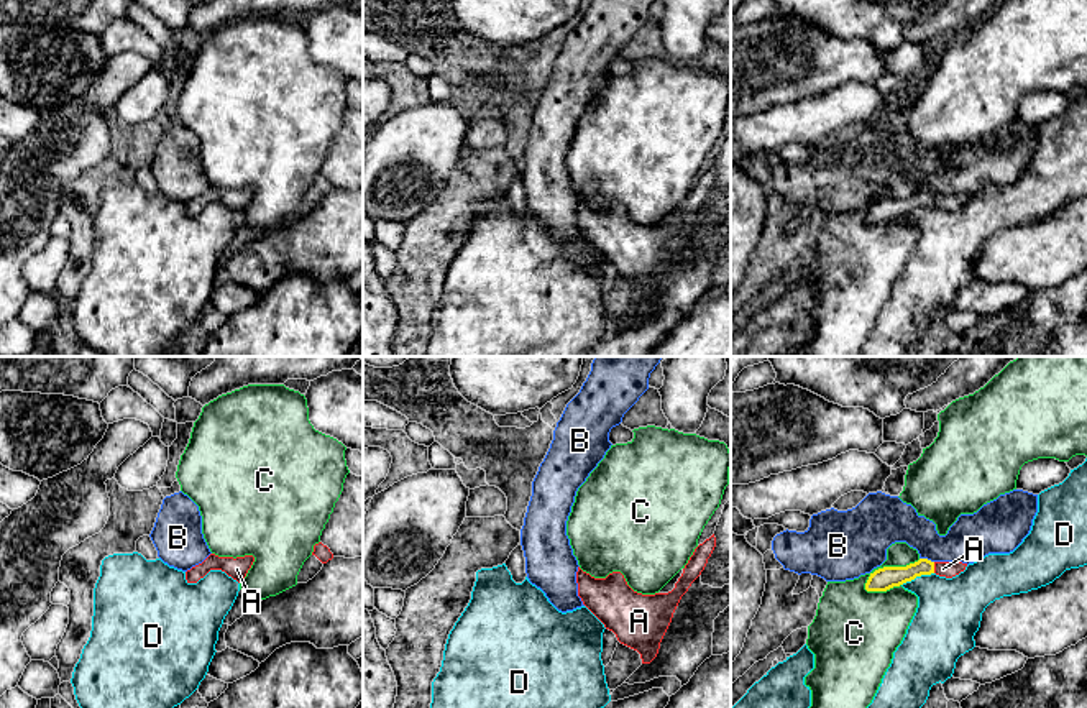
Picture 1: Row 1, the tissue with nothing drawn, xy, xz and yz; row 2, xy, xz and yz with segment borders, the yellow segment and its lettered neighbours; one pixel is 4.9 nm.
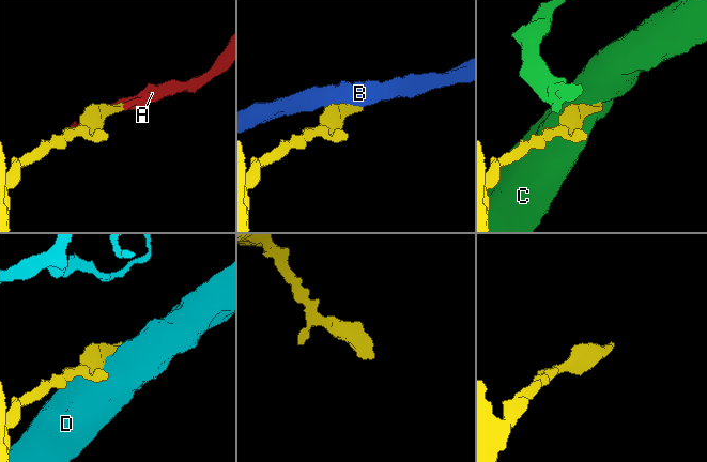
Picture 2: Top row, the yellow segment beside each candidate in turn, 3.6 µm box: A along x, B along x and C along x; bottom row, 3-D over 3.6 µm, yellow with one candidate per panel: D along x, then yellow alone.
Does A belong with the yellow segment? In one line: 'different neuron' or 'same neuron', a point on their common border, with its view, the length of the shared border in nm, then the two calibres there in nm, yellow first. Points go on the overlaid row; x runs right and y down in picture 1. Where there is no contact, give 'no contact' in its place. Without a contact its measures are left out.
same neuron; contact yz (933, 567); length 60 nm; calibres 110 and 80 nm

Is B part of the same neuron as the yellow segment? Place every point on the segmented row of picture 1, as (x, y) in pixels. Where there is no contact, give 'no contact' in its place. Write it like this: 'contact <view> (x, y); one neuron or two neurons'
contact yz (926, 559); two neurons

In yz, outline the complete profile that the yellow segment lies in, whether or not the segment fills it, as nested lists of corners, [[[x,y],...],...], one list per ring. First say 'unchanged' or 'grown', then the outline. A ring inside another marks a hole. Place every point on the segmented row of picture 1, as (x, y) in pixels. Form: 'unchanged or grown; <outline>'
grown; [[[920,559],[906,567],[883,567],[870,573],[865,590],[867,591],[887,591],[893,586],[900,586],[921,575],[936,573],[939,577],[952,578],[964,572],[967,563],[962,562],[931,562]]]

